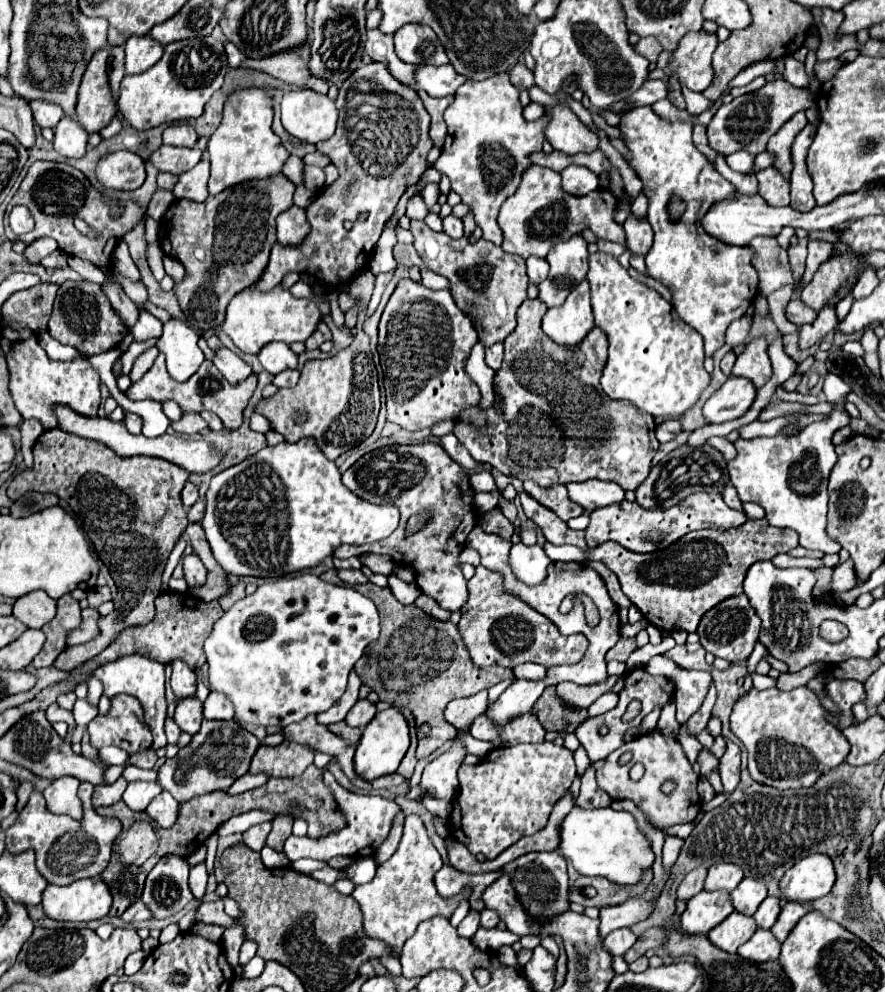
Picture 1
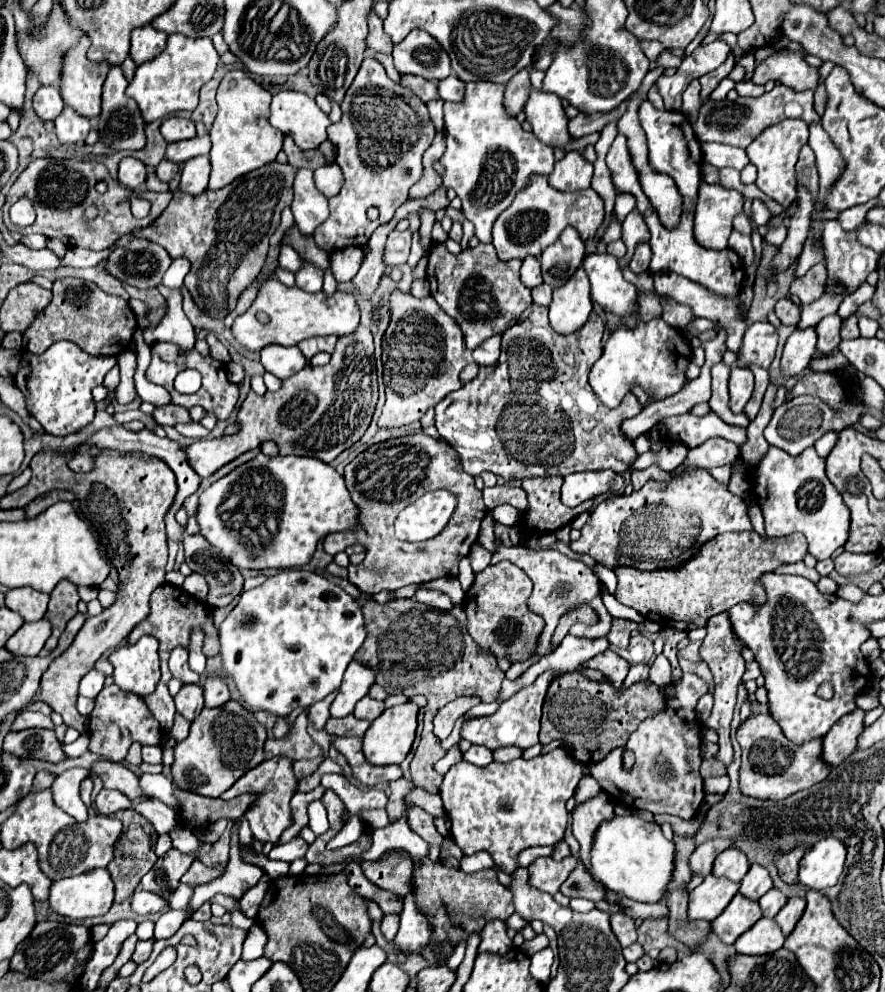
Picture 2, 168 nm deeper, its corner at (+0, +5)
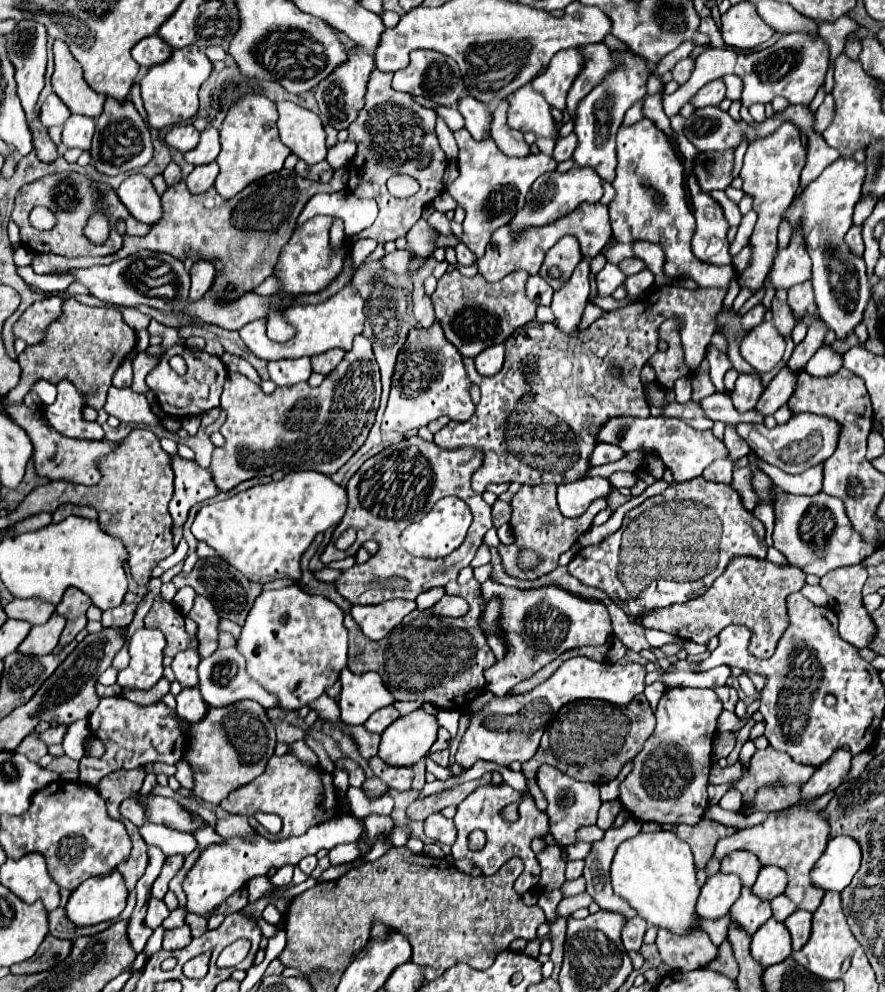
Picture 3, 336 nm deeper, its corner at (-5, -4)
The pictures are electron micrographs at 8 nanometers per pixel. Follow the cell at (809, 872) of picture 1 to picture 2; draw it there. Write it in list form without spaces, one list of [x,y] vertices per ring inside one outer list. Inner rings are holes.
[[[834,837],[818,841],[808,853],[800,859],[798,883],[806,889],[824,891],[838,883],[846,859],[846,847]]]

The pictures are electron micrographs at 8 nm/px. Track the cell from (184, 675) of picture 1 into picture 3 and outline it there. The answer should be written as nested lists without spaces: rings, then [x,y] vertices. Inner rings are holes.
[[[185,650],[185,652],[179,652],[171,664],[175,676],[177,676],[177,682],[181,686],[187,686],[187,688],[193,688],[197,686],[197,664],[199,664],[199,654],[197,650]]]

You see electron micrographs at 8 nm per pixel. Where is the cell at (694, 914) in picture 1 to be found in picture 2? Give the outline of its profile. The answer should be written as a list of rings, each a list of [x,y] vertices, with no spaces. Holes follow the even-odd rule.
[[[714,875],[704,877],[704,881],[690,893],[688,919],[690,921],[714,921],[738,893],[738,883],[718,879]]]

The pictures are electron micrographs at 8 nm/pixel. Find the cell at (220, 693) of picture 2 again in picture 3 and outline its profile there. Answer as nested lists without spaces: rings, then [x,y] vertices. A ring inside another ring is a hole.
[[[219,648],[213,656],[199,662],[199,690],[209,706],[229,706],[237,700],[257,700],[263,708],[277,708],[277,698],[269,694],[261,684],[253,682],[245,670],[245,656],[235,648]]]

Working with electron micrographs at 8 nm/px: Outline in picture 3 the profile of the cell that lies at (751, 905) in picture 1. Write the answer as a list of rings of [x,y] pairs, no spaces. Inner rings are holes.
[[[763,866],[757,882],[753,884],[753,894],[757,894],[759,898],[767,898],[773,900],[775,896],[783,894],[787,886],[787,874],[783,870],[779,870],[777,866]]]

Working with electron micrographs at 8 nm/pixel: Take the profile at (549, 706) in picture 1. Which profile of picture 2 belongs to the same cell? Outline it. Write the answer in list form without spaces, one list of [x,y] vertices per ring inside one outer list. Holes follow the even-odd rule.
[[[564,673],[550,681],[542,705],[542,731],[540,743],[546,745],[554,739],[564,739],[566,749],[578,761],[590,765],[602,761],[612,749],[624,747],[624,741],[636,727],[660,709],[664,709],[664,693],[652,681],[634,683],[624,693],[616,693],[610,685],[590,681],[580,673]]]

